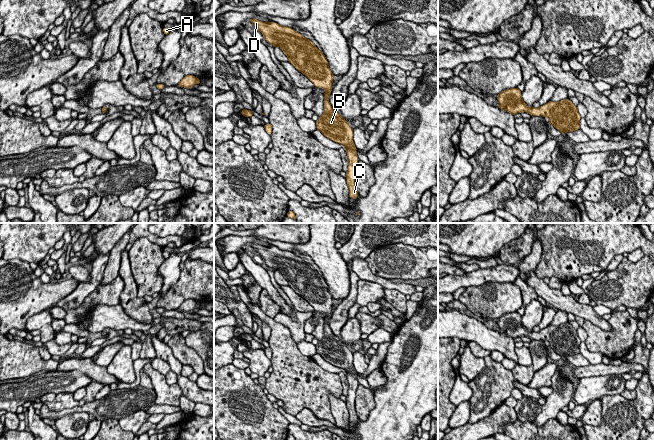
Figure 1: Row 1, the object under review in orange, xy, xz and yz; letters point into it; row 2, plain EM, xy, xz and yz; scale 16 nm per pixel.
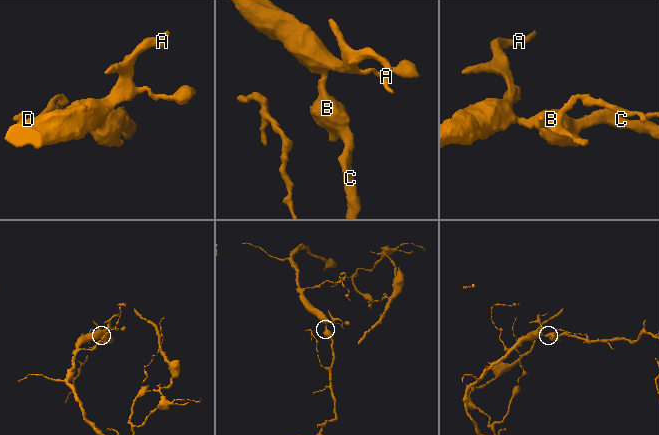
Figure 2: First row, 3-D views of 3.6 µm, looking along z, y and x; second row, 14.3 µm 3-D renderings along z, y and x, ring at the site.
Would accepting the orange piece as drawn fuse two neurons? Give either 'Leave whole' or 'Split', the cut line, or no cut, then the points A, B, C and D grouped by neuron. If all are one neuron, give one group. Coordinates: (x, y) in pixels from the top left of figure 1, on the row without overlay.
Leave whole. No split. Groups: A B C D

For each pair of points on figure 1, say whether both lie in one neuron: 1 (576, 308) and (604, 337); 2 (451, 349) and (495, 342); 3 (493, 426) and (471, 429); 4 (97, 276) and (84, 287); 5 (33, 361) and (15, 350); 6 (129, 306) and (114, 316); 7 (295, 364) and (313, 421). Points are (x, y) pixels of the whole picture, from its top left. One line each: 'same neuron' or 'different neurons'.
1: different neurons
2: different neurons
3: same neuron
4: same neuron
5: same neuron
6: different neurons
7: different neurons

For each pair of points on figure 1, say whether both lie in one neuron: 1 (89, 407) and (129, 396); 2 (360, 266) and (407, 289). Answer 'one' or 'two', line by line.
1: one
2: one

